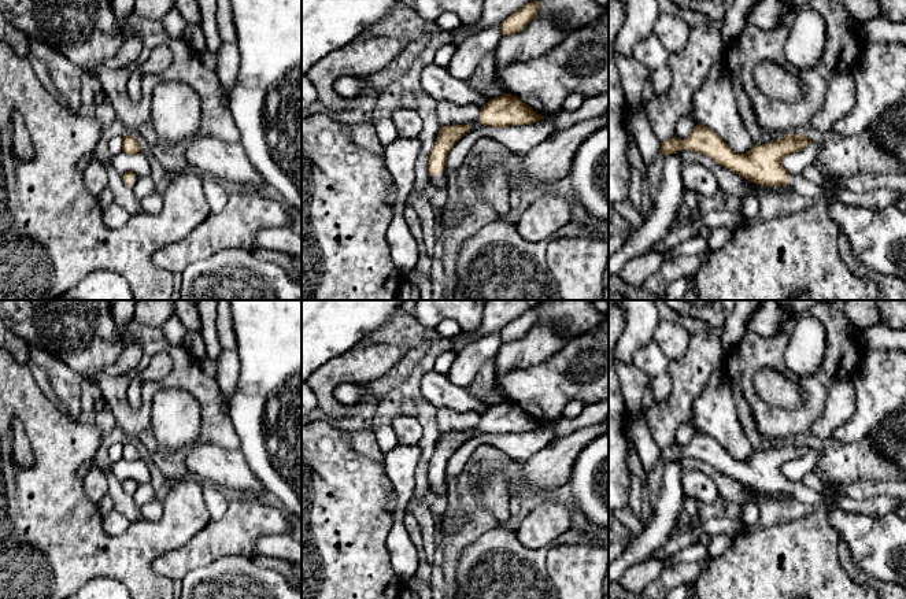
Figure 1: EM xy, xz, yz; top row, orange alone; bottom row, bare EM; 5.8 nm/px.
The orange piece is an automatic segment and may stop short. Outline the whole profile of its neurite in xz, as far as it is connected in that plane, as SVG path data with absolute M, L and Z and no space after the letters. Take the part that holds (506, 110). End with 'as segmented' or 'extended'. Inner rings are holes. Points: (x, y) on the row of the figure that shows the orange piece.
M510 93L491 99L480 108L480 122L492 127L522 126L541 119L544 119L543 115L533 111L522 99Z | as segmented

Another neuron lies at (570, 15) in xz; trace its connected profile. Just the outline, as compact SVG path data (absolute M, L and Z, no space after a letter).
M537 0L537 16L552 19L567 33L600 18L607 7L593 0Z

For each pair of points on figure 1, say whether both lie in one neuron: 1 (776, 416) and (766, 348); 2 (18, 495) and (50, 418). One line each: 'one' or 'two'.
1: one
2: one

